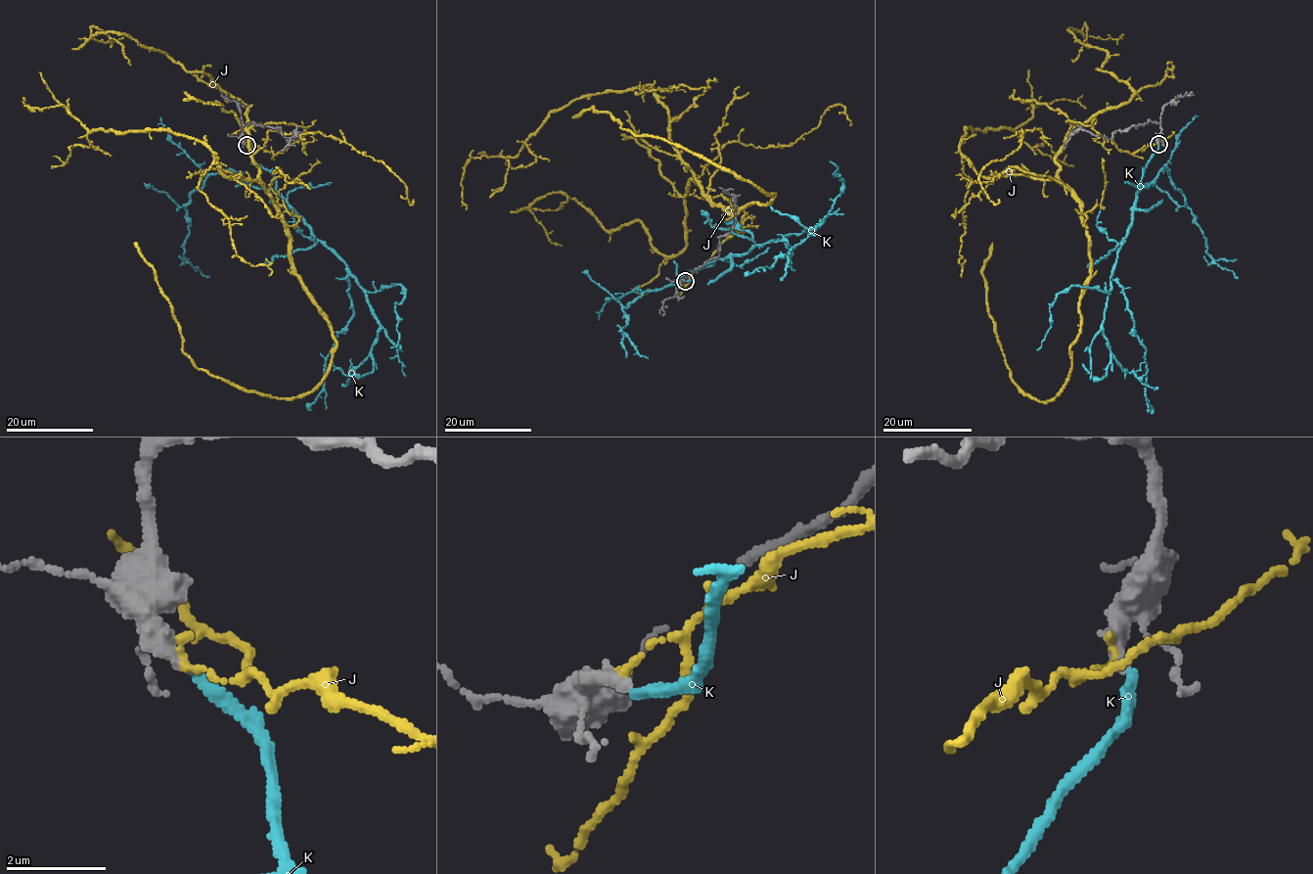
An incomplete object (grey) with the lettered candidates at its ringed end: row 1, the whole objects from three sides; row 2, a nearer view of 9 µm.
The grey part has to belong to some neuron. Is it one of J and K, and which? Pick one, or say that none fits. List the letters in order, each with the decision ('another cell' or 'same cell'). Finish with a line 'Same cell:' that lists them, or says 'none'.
J: another cell
K: same cell
Same cell: K

